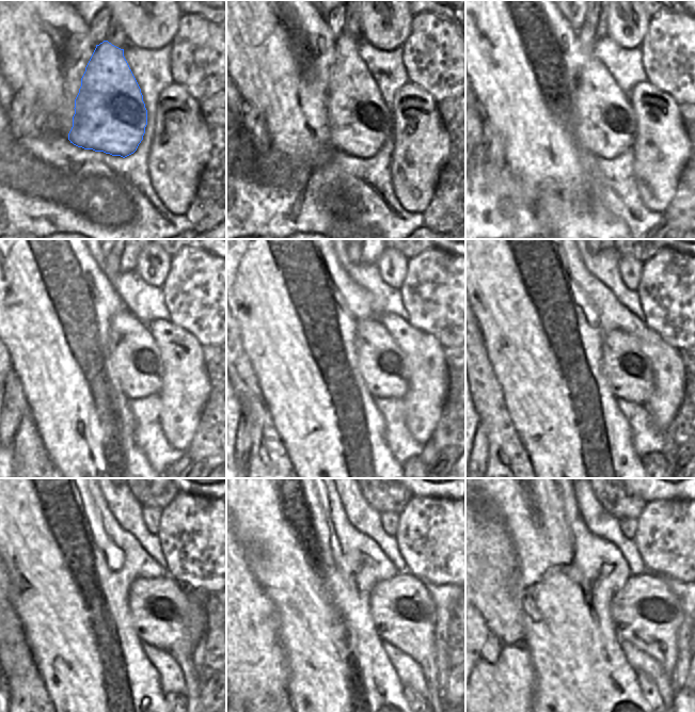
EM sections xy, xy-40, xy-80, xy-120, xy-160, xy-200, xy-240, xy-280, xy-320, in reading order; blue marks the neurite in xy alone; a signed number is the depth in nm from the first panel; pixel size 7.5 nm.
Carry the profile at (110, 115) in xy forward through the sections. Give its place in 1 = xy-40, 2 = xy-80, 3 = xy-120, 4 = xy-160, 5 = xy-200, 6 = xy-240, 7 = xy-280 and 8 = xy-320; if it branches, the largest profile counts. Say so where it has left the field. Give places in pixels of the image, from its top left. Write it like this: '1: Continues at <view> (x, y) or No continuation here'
1: Continues at xy-40 (360, 121)
2: Continues at xy-80 (605, 122)
3: Continues at xy-120 (136, 359)
4: Continues at xy-160 (382, 364)
5: Continues at xy-200 (628, 370)
6: Continues at xy-240 (156, 605)
7: Continues at xy-280 (404, 612)
8: Continues at xy-320 (645, 612).

